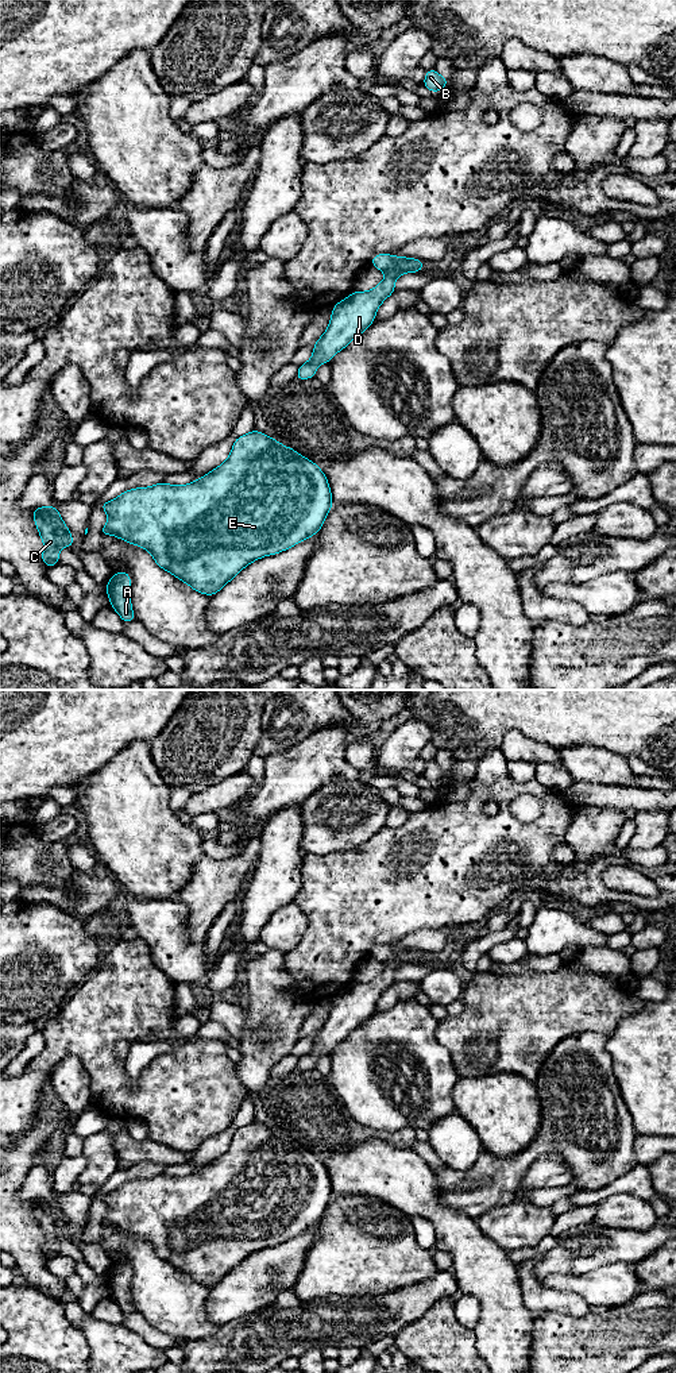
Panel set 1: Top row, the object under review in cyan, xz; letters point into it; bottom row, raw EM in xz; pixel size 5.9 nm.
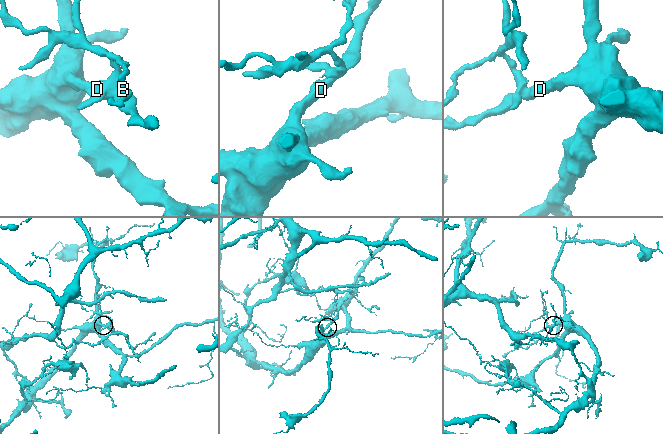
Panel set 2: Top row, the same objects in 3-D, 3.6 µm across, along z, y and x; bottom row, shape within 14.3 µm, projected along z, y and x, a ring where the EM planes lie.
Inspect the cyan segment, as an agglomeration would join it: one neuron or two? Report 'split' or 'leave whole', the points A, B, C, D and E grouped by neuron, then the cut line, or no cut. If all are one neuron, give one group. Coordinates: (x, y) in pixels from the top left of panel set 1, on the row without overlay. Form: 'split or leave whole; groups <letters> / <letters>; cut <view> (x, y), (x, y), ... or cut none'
split; groups A C D E / B; cut xz (385, 961), (400, 957), (409, 963)

